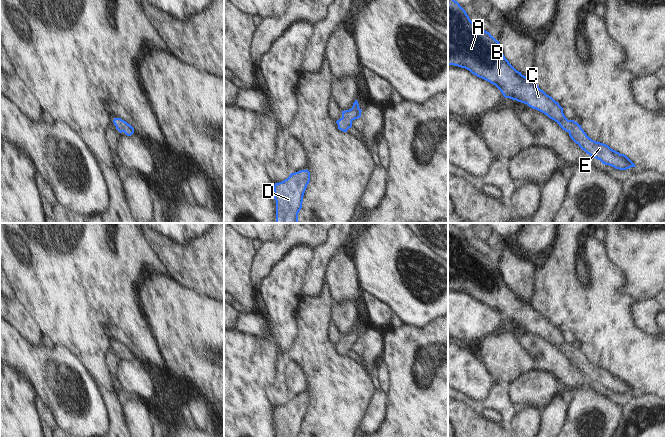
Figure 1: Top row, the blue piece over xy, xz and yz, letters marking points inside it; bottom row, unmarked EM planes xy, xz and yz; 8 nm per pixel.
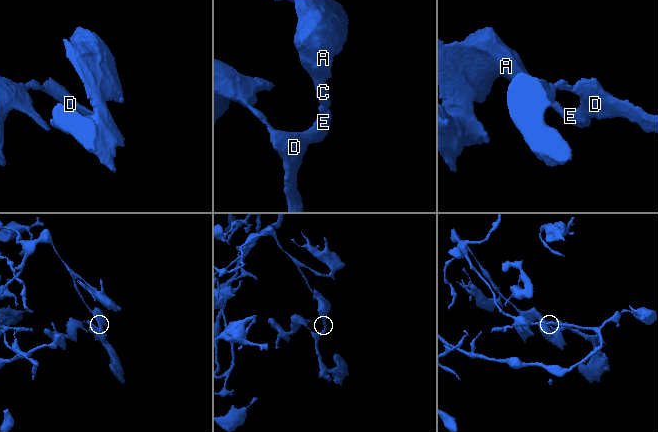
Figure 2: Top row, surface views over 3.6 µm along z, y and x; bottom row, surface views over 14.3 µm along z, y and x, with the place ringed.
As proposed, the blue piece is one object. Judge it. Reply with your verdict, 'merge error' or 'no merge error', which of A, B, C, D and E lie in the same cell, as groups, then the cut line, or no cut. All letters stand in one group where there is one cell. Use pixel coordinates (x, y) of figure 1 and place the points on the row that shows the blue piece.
no merge error; A B C D E; no cut

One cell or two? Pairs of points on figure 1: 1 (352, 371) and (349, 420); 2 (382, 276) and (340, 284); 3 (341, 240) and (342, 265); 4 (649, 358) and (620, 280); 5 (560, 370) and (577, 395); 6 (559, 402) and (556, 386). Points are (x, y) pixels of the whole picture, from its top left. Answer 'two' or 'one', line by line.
1: one
2: two
3: two
4: one
5: two
6: two

